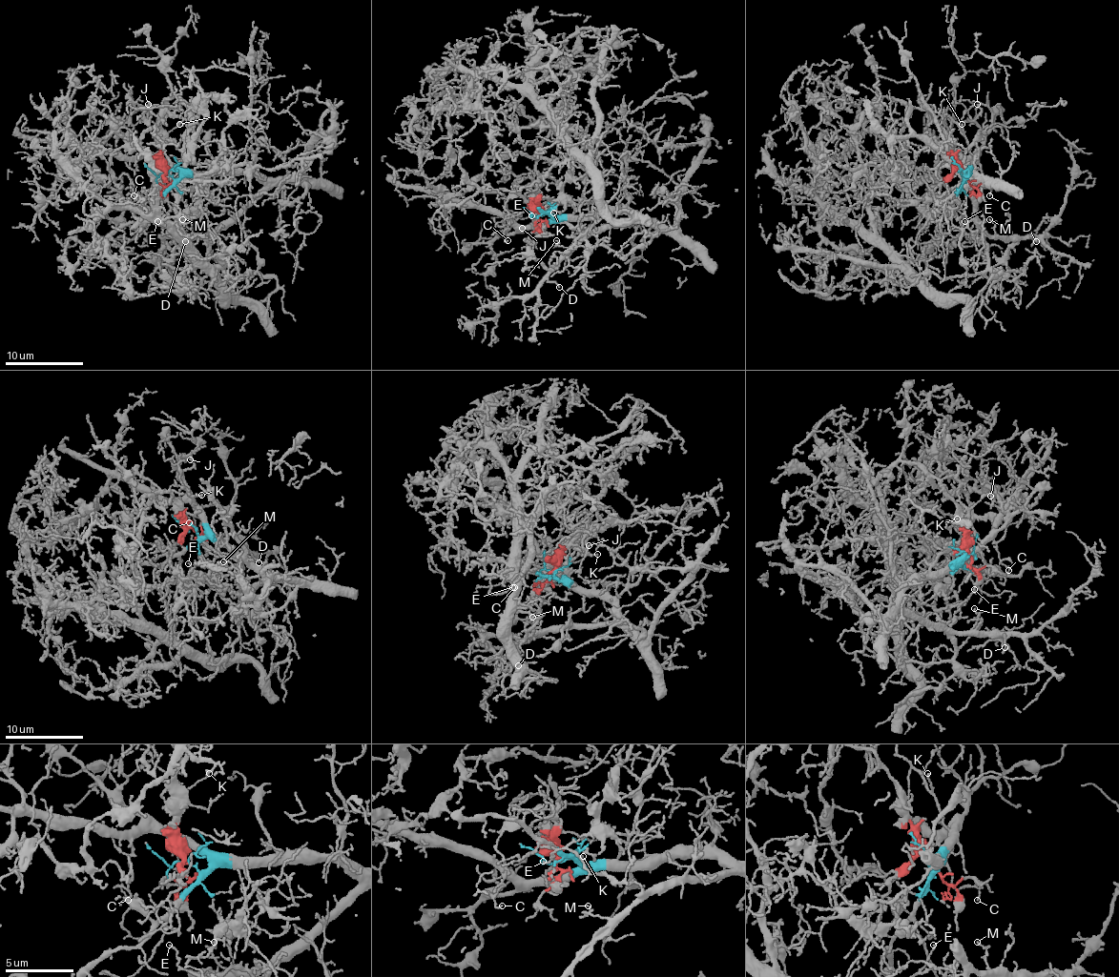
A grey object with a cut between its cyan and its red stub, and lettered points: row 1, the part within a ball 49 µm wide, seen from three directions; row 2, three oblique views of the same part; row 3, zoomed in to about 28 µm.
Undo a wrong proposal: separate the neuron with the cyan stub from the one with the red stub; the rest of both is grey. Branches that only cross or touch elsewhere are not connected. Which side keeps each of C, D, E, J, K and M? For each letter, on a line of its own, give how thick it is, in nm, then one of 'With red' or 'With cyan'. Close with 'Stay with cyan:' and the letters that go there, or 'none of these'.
C: Thickness 100 nm. With cyan
D: Thickness 70 nm. With cyan
E: Thickness 70 nm. With cyan
J: Thickness 140 nm. With cyan
K: Thickness 110 nm. With cyan
M: Thickness 90 nm. With cyan
Stay with cyan: C, D, E, J, K, M

